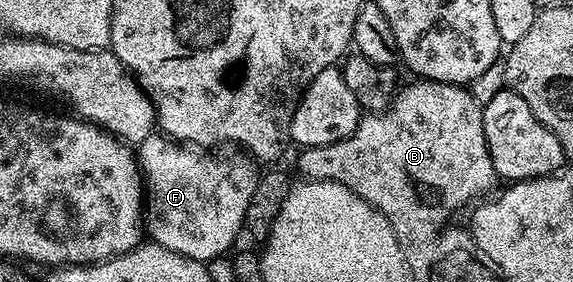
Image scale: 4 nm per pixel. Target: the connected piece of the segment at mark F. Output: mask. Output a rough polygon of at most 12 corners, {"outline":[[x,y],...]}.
{"outline":[[138,145],[151,244],[205,263],[242,233],[247,156]]}

